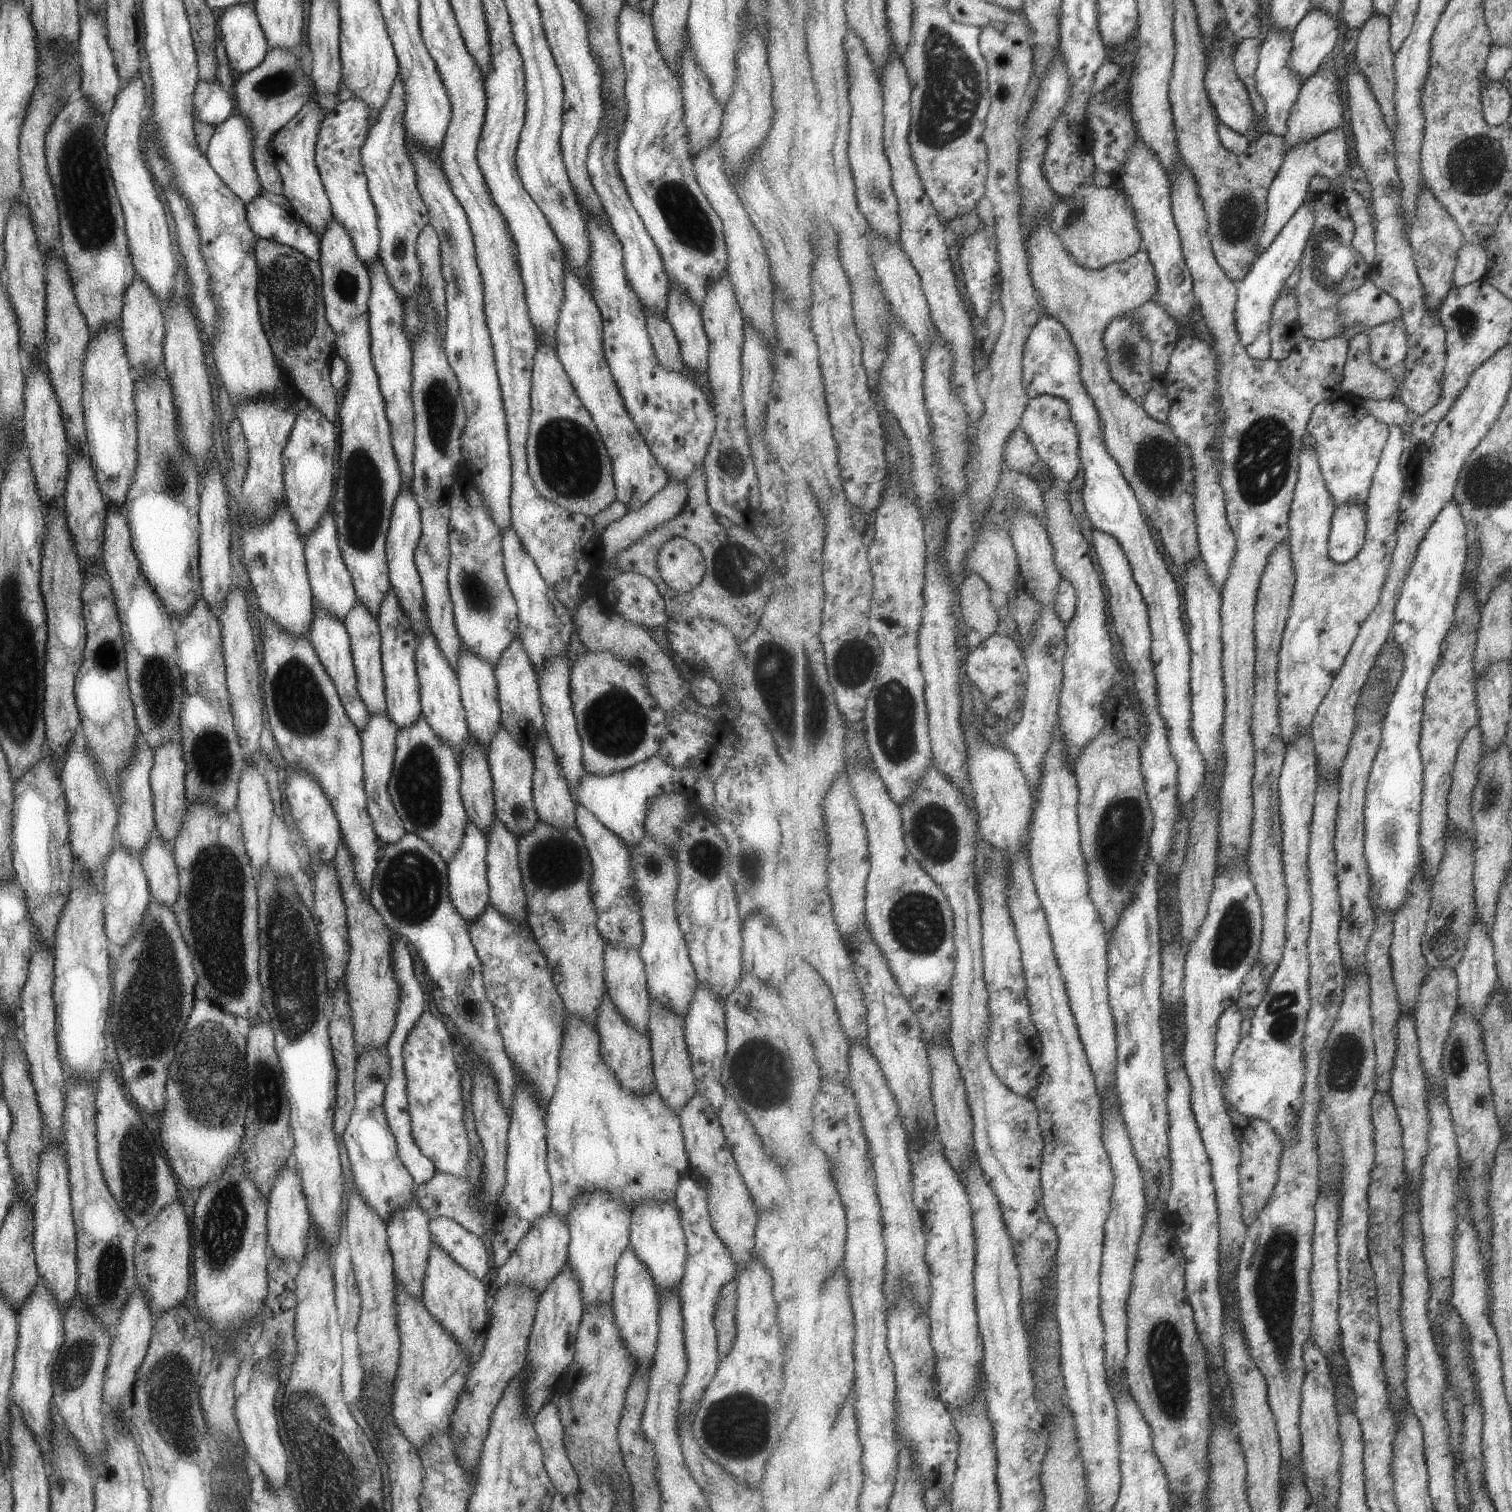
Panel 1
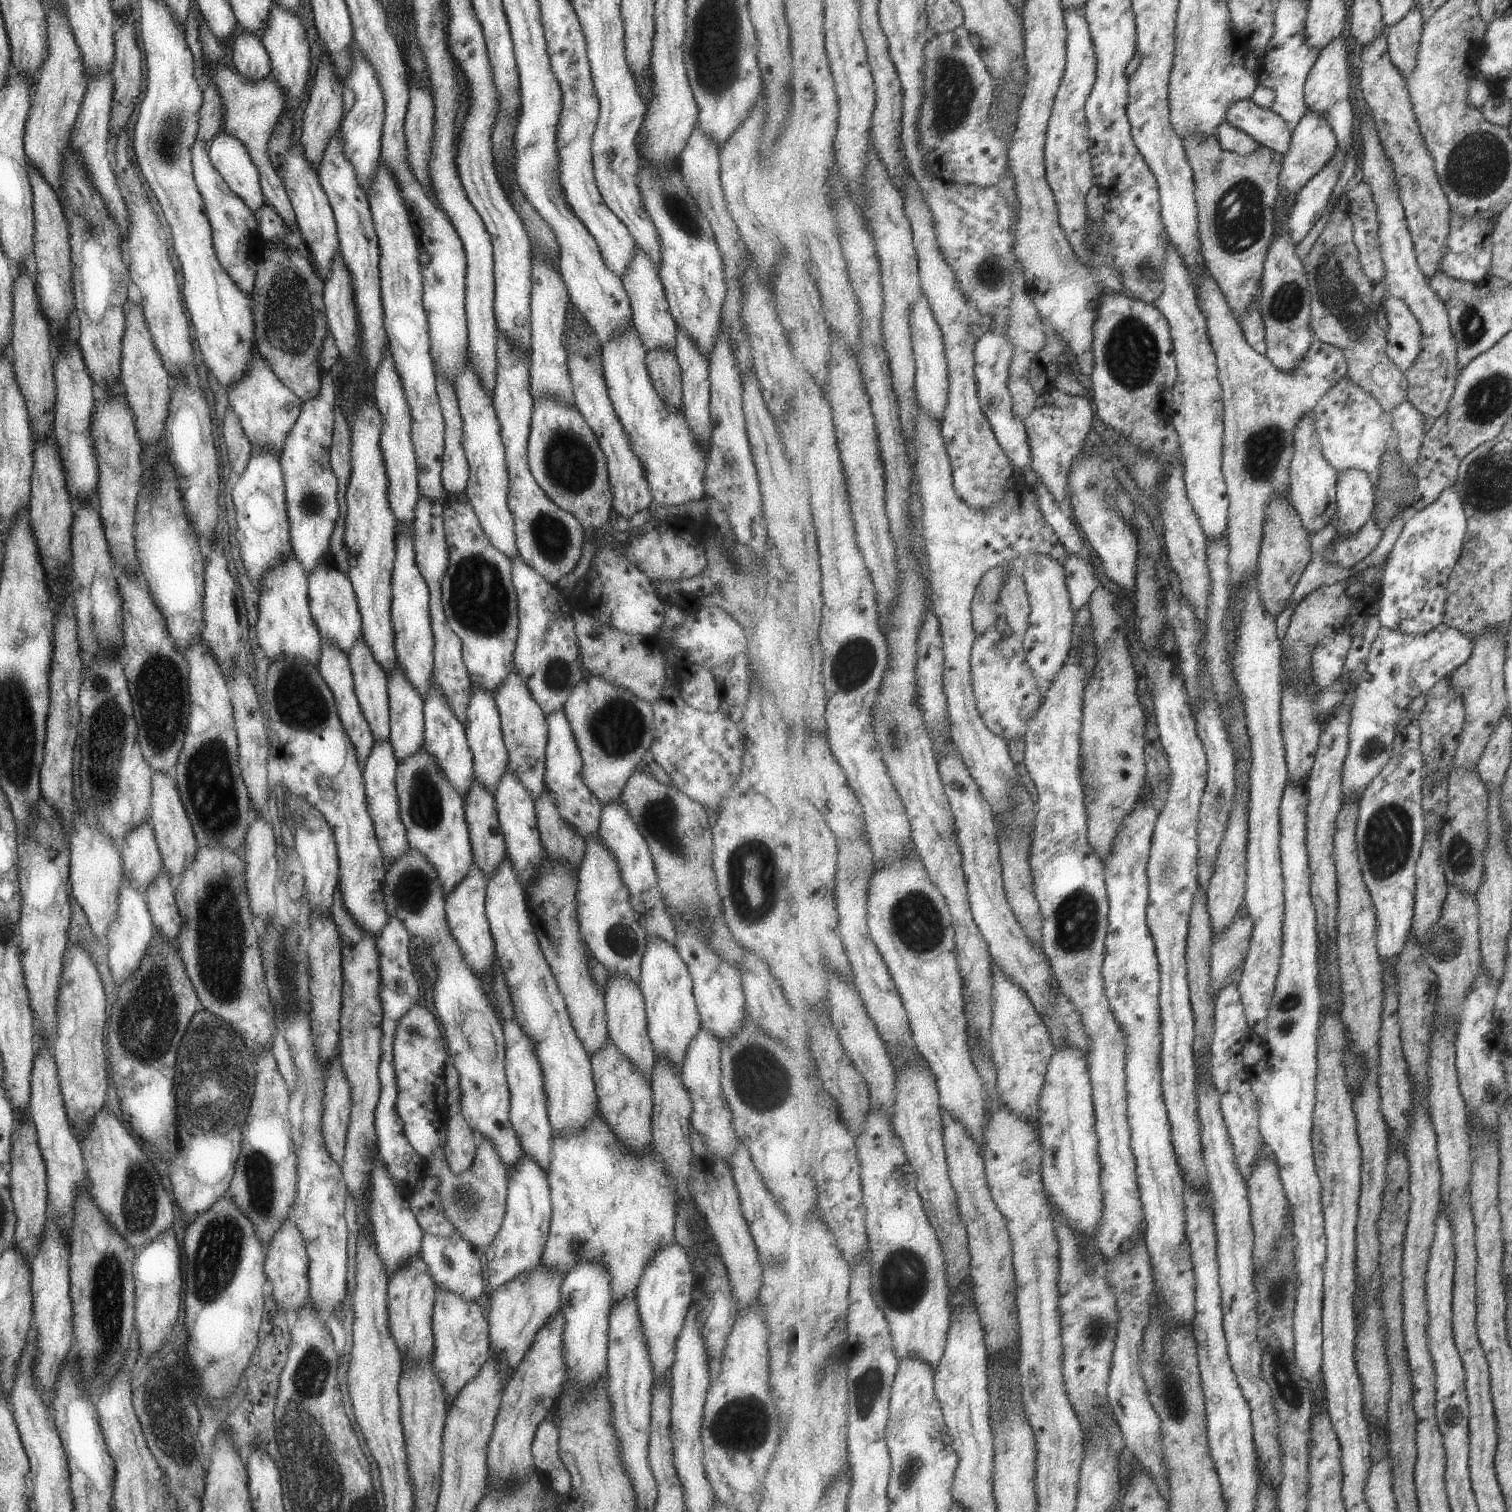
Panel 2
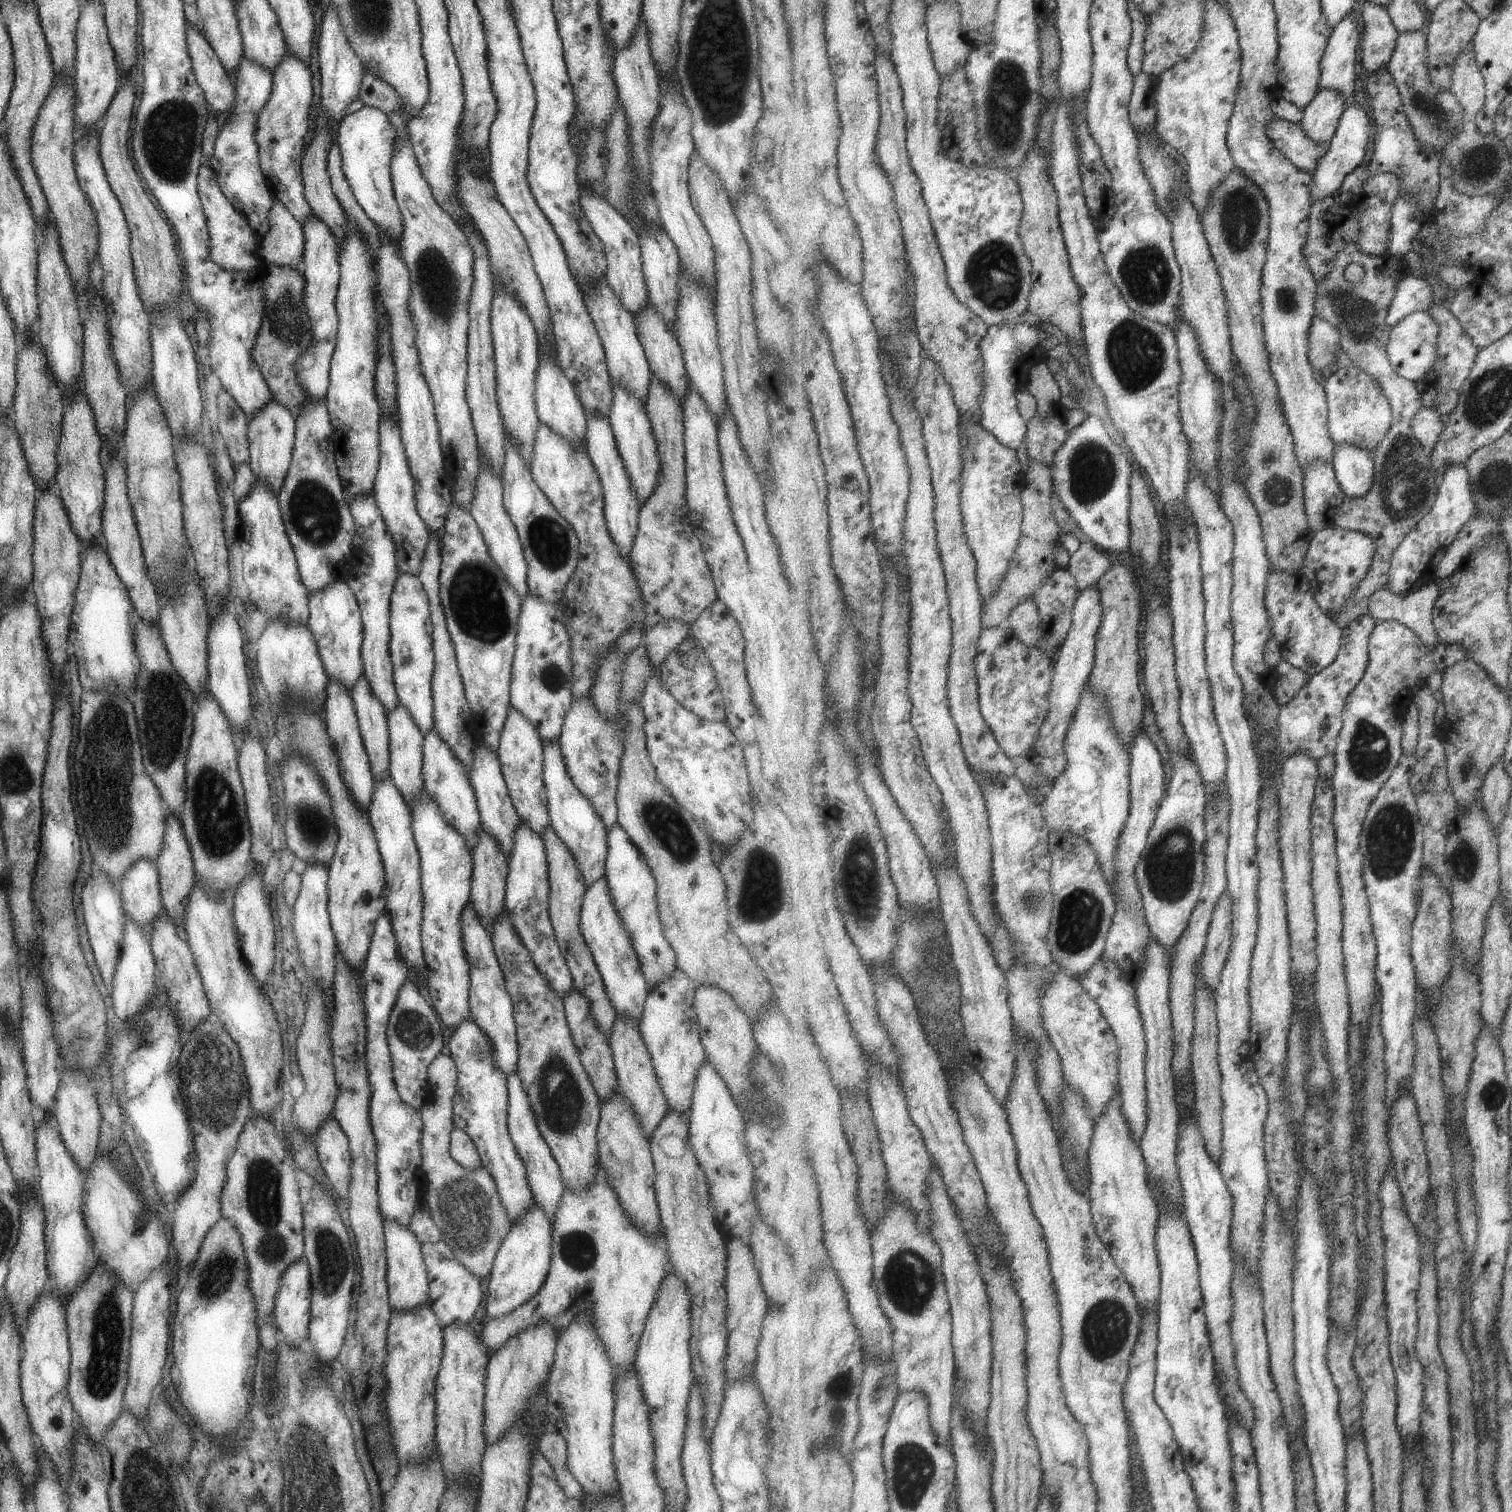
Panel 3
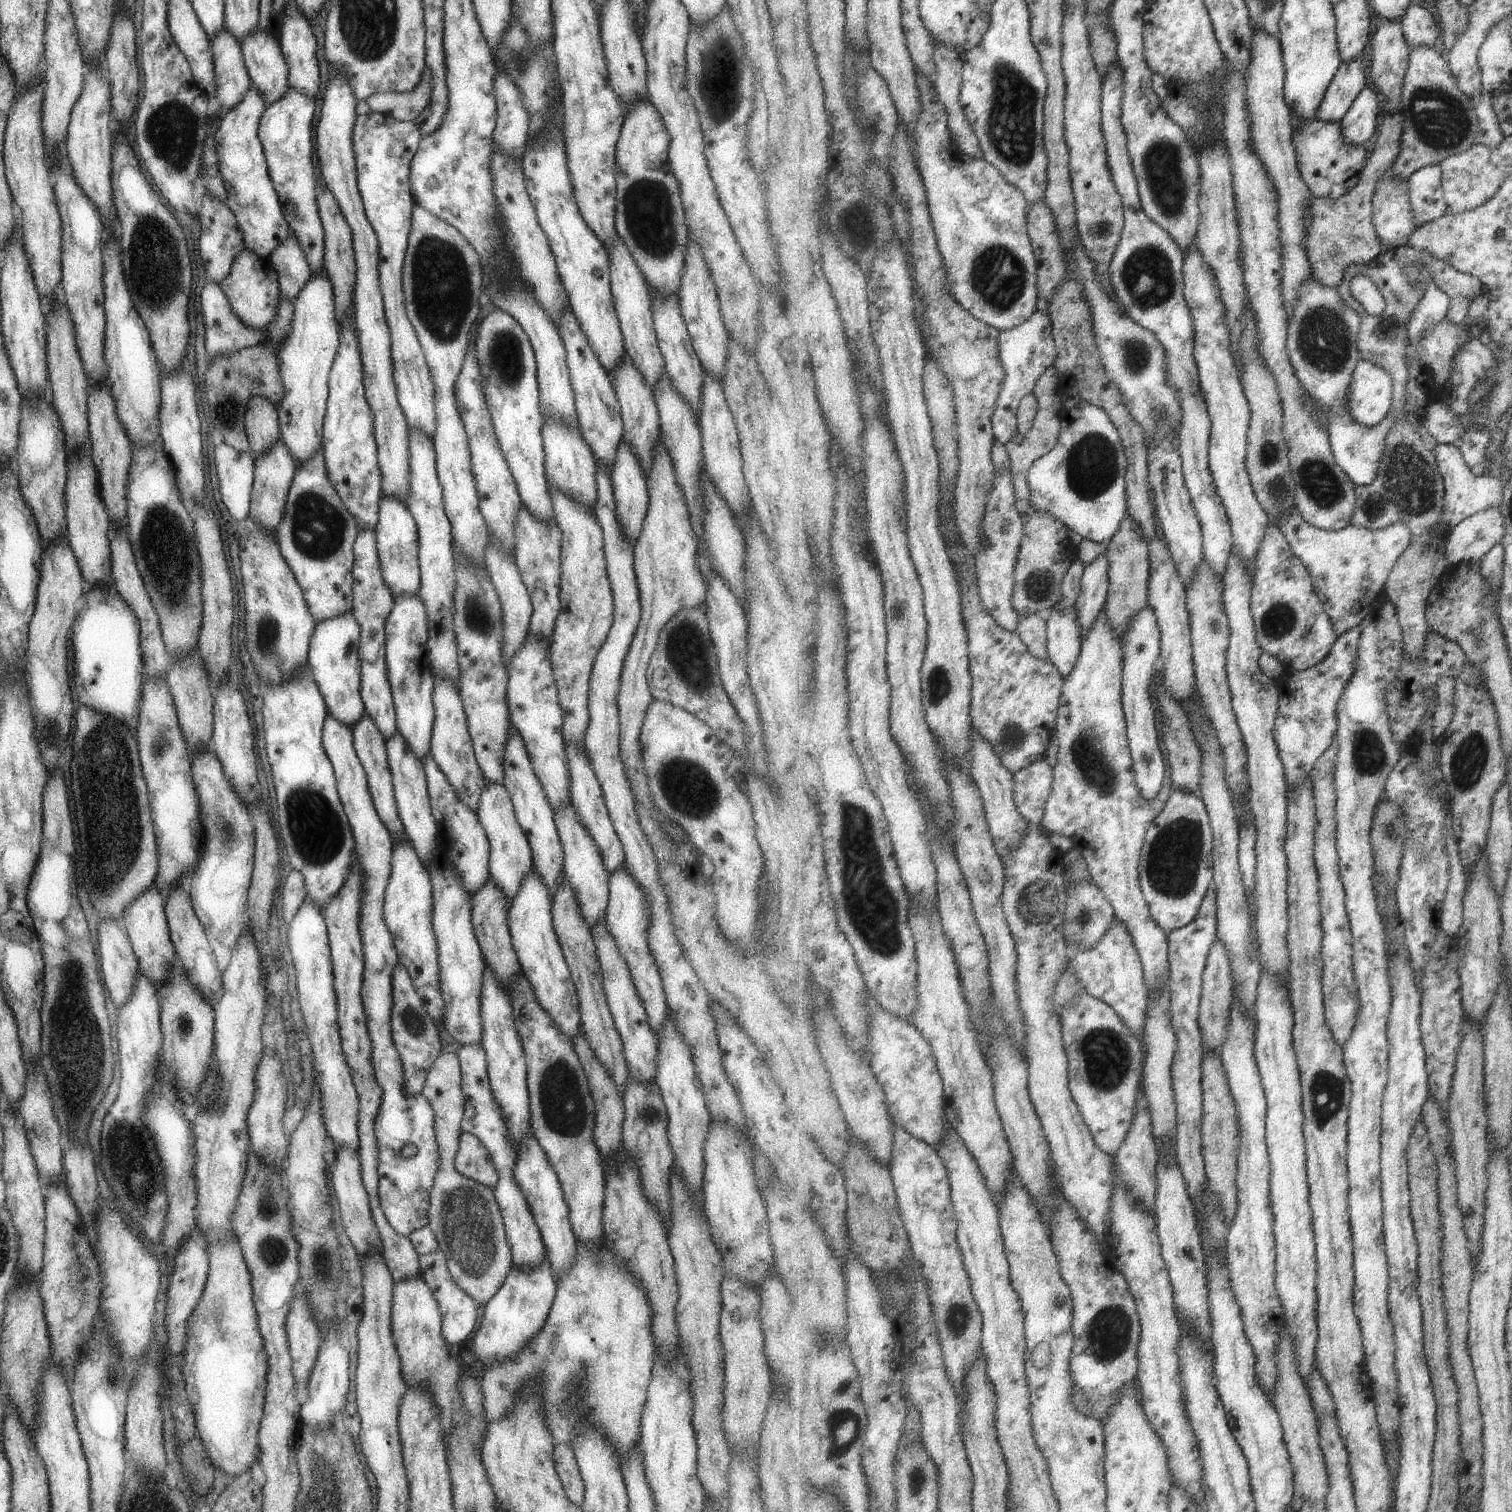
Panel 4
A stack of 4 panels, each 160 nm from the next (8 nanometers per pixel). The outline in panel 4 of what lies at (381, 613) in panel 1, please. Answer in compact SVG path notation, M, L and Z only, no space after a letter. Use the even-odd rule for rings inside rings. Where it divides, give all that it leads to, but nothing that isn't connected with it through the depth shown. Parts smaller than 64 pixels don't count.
M399 732L385 740L386 757L392 778L396 809L409 844L417 853L421 864L426 867L434 860L434 852L440 844L436 838L437 827L431 814L422 762L410 751L405 739Z

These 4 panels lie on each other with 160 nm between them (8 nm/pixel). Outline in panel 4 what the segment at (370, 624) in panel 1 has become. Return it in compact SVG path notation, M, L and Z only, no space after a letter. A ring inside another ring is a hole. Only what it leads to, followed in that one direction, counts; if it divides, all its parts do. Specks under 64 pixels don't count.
M364 714L354 724L352 728L352 746L366 774L366 783L374 809L376 810L380 821L388 830L393 844L397 840L401 841L404 837L406 838L406 834L404 833L396 809L392 778L386 757L385 743L385 739L382 737L379 729L373 724L371 718L369 718L366 714Z

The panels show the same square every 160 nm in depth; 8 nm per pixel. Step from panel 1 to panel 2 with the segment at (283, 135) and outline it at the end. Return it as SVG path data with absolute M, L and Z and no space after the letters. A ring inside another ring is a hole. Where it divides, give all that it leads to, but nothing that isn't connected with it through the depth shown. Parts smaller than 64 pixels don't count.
M292 147L283 155L282 163L276 170L277 176L283 183L285 192L294 210L296 226L301 233L304 252L313 266L313 270L325 280L330 269L334 252L338 251L338 234L335 219L323 192L316 172L309 166L303 153L293 150Z

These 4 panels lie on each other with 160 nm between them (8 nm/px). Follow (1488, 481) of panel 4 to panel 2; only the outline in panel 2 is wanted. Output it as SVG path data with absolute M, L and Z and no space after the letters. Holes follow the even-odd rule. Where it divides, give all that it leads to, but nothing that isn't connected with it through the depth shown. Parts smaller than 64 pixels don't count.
M1455 485L1446 488L1440 498L1432 505L1410 514L1405 528L1386 562L1381 586L1380 611L1378 612L1383 627L1400 630L1410 635L1418 635L1432 631L1444 623L1450 576L1464 552L1464 540L1468 534L1468 526L1464 501Z

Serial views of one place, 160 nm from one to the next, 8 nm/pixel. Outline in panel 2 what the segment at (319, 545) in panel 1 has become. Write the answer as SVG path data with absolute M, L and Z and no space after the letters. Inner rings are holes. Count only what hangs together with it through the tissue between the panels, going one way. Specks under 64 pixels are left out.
M329 561L318 564L307 575L310 615L315 623L316 629L323 641L345 654L353 646L356 638L360 636L360 614L356 603L356 596L352 589L346 573L338 571Z

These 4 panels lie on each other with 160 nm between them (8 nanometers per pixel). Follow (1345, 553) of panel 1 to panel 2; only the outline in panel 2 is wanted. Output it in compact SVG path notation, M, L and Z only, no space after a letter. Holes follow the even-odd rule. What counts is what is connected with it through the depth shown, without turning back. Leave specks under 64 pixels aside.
M1357 469L1340 472L1337 486L1336 528L1339 535L1348 537L1374 518L1377 488L1374 477Z

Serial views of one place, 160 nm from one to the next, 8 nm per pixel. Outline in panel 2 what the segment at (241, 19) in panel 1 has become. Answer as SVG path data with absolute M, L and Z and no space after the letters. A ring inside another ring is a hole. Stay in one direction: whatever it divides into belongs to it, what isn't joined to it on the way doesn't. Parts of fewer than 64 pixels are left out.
M237 30L231 45L233 68L250 81L258 81L269 75L271 65L261 41L251 33Z

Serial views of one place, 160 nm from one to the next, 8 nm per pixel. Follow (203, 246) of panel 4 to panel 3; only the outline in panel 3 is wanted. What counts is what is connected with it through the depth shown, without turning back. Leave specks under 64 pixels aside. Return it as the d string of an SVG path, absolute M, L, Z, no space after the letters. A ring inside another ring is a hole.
M206 161L200 165L196 174L196 194L201 201L206 227L208 228L208 249L210 259L218 267L226 271L249 271L259 266L257 255L258 241L256 234L251 230L245 217L233 208L233 205L223 196L221 189L217 186L216 176L207 165Z

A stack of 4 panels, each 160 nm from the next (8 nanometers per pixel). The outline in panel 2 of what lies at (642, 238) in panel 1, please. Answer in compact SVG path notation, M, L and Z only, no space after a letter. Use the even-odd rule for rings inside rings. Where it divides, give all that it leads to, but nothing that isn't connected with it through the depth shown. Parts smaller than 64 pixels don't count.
M636 246L636 251L633 253L620 281L630 302L630 322L637 331L643 348L646 351L653 349L672 351L676 345L677 326L669 312L668 302L658 277L657 266L649 260L649 257L639 247Z

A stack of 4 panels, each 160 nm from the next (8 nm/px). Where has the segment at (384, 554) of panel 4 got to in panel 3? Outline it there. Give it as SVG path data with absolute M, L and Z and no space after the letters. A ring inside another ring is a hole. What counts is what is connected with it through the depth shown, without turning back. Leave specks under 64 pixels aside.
M386 411L378 424L379 460L372 495L379 514L385 523L386 531L395 545L396 569L398 575L409 573L417 576L420 562L428 541L428 528L419 518L414 503L413 479L401 444L397 414Z

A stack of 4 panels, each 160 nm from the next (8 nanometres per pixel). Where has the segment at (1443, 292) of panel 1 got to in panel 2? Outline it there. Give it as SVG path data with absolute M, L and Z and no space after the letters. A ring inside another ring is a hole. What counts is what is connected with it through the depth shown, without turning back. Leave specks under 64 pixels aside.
M1384 33L1369 47L1360 50L1360 88L1376 121L1388 159L1396 170L1395 181L1400 184L1400 197L1406 210L1408 228L1416 246L1420 269L1429 277L1440 270L1448 248L1452 205L1436 173L1436 161L1421 134L1406 78L1393 64L1388 48L1388 38Z

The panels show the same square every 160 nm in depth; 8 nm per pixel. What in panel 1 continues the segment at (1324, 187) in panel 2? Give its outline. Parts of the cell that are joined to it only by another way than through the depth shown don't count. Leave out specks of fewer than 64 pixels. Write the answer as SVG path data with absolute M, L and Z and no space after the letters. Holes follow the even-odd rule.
M1307 199L1288 225L1281 231L1272 244L1257 259L1251 272L1235 284L1238 288L1238 301L1235 311L1236 327L1244 347L1249 356L1254 359L1267 360L1272 358L1272 340L1270 339L1270 328L1272 327L1273 307L1280 298L1281 291L1287 286L1288 278L1293 271L1300 266L1304 250L1313 236L1316 224L1314 208Z

